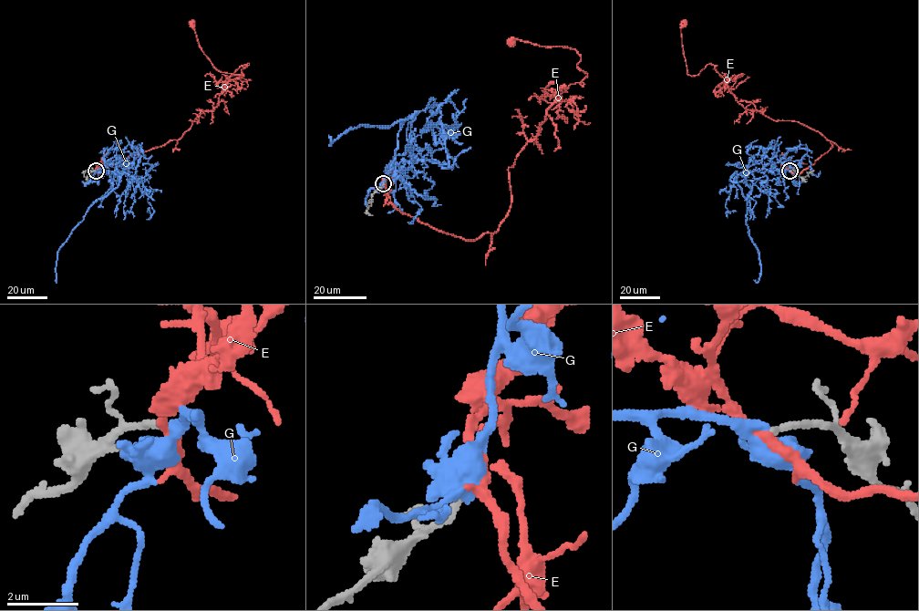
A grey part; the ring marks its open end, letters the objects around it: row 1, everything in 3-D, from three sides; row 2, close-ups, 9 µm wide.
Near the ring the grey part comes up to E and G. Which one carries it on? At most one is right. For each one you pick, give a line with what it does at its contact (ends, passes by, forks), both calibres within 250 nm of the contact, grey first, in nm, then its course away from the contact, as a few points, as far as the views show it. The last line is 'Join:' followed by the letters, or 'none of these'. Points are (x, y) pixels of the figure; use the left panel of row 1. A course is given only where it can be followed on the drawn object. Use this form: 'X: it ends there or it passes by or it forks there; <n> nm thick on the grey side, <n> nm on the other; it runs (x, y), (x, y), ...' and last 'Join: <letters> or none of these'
G: it passes by; 200 nm thick on the grey side, 280 nm on the other; it runs (96, 170), (111, 170), (119, 178), (119, 182), (89, 207), (58, 250), (56, 282), (54, 279)
Join: G

